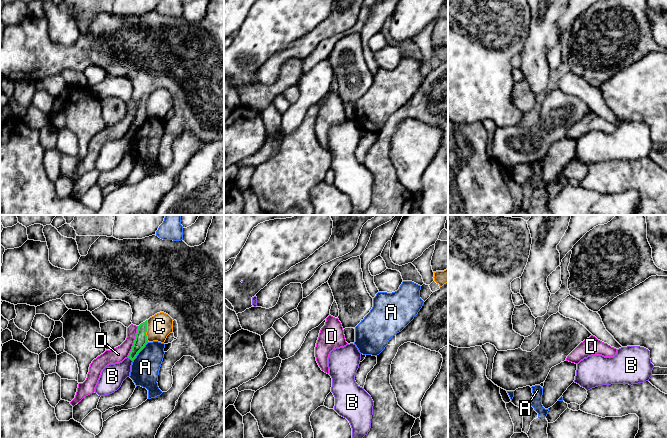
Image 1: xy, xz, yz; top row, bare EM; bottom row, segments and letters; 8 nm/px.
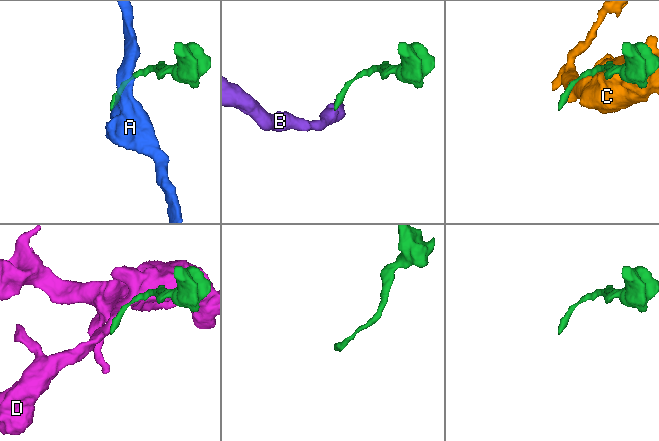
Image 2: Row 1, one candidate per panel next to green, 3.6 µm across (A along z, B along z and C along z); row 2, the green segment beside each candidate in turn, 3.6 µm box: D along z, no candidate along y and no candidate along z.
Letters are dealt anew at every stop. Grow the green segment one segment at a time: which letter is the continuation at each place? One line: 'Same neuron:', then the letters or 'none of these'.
Same neuron: none of these

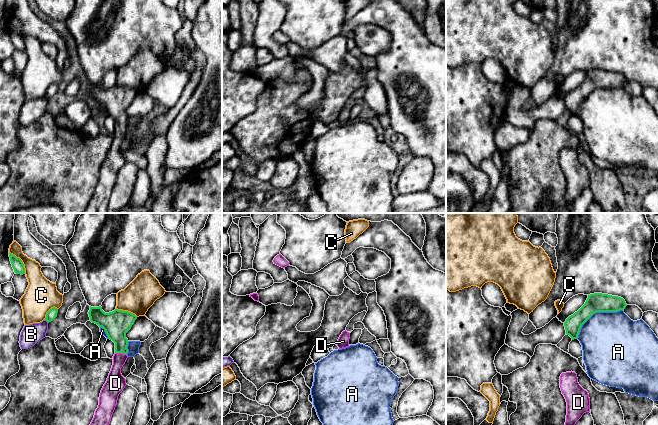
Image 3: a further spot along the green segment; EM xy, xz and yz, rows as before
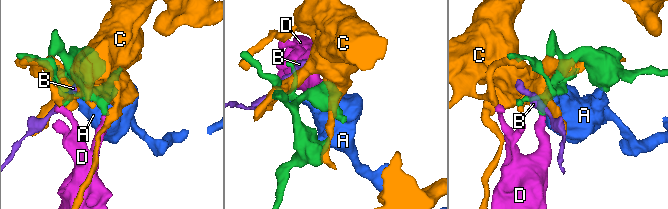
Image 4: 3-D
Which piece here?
Same neuron: D

